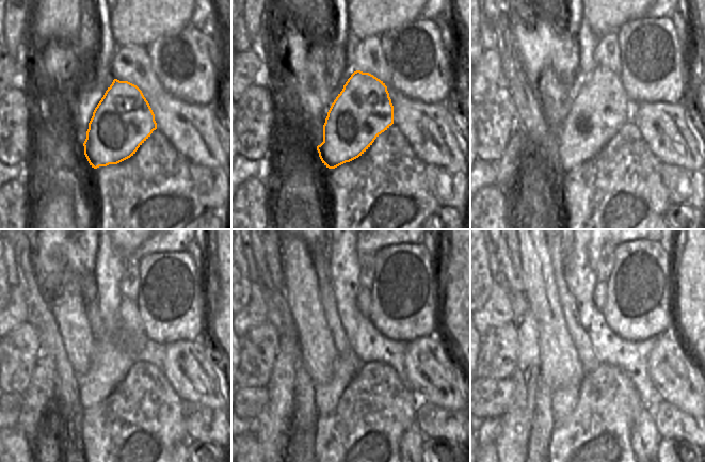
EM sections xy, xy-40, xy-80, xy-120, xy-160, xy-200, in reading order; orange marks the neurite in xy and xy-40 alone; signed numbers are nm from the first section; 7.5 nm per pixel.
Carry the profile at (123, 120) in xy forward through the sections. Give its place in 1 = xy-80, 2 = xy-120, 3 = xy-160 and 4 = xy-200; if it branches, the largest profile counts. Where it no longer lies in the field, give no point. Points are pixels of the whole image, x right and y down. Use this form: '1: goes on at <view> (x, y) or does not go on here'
1: goes on at xy-80 (601, 108)
2: goes on at xy-120 (112, 356)
3: goes on at xy-160 (326, 396)
4: goes on at xy-200 (563, 400)

